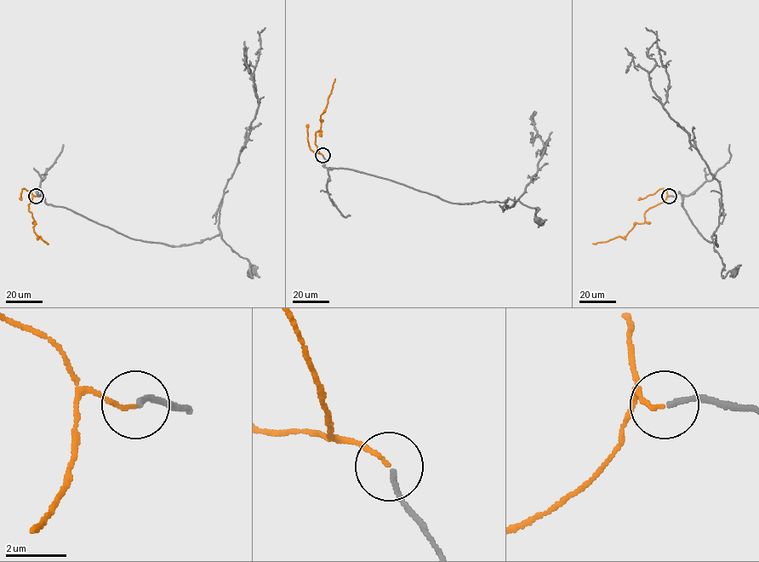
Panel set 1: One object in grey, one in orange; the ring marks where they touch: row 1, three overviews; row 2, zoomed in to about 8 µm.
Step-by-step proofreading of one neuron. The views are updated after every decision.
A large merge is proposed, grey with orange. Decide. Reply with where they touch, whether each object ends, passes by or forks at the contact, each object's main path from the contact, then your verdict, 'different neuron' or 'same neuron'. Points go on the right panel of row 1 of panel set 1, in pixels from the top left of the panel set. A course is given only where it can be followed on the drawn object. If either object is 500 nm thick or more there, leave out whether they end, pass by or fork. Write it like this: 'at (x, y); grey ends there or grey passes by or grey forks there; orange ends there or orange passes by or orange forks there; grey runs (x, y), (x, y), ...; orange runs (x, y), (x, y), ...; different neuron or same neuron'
at (669, 196); grey ends there; orange ends there; grey runs (669, 196), (681, 195), (692, 223), (717, 246), (716, 236), (711, 238), (723, 264), (721, 276), (734, 272); orange runs (669, 196), (649, 208), (644, 214), (645, 221), (636, 223), (623, 237), (619, 236), (592, 243); same neuron

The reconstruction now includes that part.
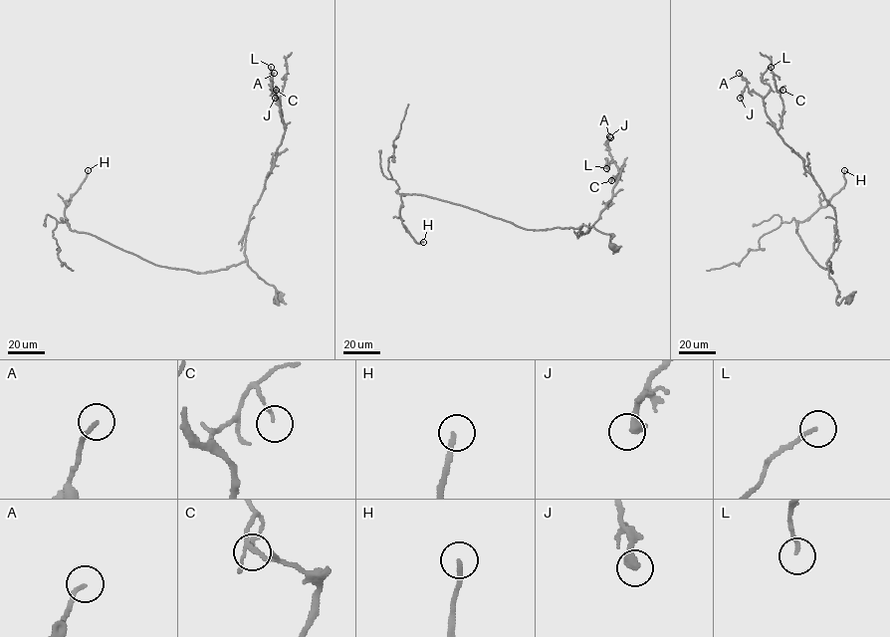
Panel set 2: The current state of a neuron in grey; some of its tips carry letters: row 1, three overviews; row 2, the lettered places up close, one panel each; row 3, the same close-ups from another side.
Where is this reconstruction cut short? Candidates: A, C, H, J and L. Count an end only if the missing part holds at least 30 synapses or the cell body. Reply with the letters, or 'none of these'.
H

